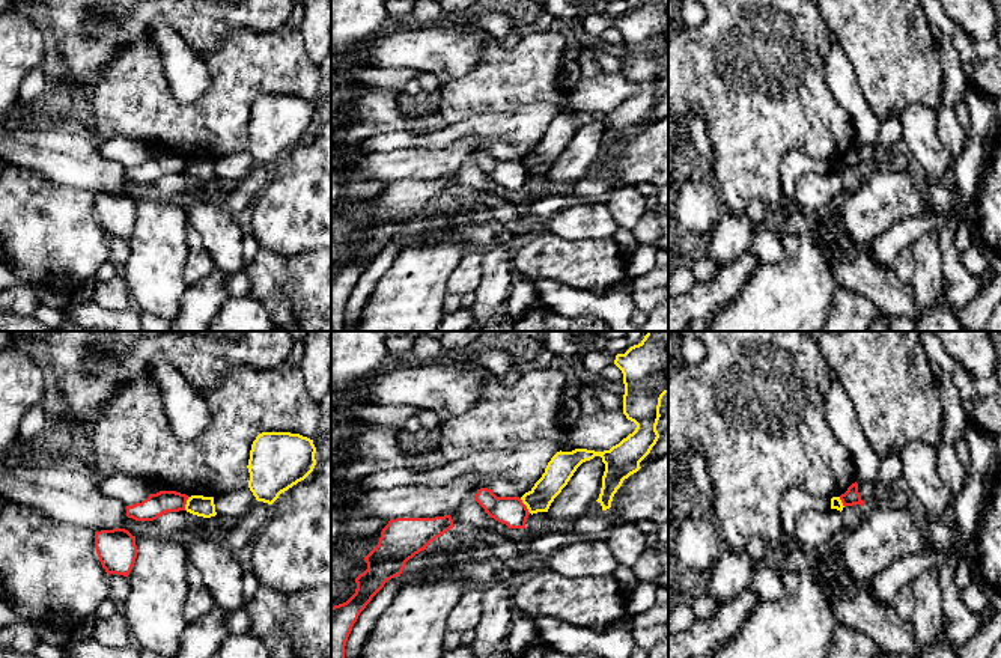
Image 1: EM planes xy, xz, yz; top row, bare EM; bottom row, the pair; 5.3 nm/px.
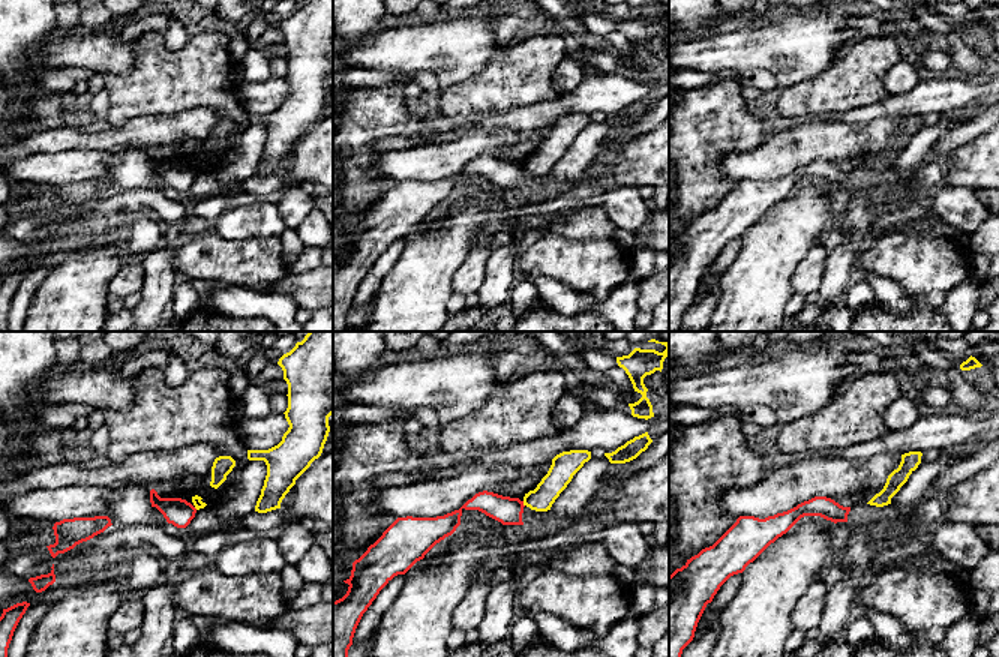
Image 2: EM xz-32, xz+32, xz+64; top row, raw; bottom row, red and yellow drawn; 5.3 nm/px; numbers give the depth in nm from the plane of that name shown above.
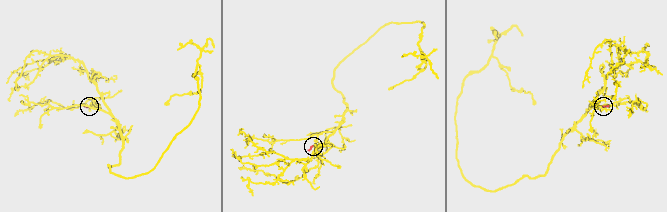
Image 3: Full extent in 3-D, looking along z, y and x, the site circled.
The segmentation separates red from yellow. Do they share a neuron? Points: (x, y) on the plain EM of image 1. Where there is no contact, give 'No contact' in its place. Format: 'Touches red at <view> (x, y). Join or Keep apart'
Touches red at xz (526, 169). Keep apart

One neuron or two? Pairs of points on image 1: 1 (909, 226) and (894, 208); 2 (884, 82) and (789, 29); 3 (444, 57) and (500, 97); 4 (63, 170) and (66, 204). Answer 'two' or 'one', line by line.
1: two
2: two
3: two
4: two

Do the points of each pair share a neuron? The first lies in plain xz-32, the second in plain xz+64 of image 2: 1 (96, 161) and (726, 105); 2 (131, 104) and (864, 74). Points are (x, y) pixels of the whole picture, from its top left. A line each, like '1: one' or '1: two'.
1: two
2: one

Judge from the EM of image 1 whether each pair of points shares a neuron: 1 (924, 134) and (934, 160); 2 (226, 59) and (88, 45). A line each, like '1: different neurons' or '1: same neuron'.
1: same neuron
2: different neurons

